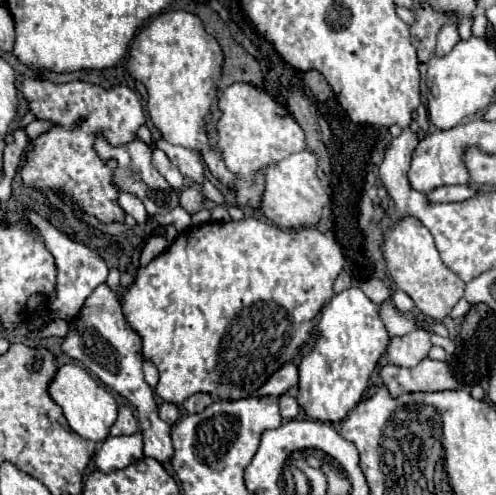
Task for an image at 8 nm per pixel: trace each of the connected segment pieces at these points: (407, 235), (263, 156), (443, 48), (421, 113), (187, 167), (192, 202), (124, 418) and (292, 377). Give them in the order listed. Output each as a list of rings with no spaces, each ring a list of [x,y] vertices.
[[[412,216],[402,218],[398,226],[384,238],[382,250],[384,250],[388,272],[394,278],[396,286],[414,300],[416,308],[424,316],[432,320],[442,320],[452,312],[456,302],[464,296],[464,282],[450,268],[444,266],[434,246],[432,234],[418,218]]]
[[[246,82],[228,86],[220,96],[218,106],[222,110],[222,118],[218,122],[218,146],[222,148],[222,160],[228,170],[238,174],[236,200],[238,204],[256,208],[262,194],[262,176],[258,174],[258,168],[304,150],[304,132],[294,116],[274,102],[272,96]]]
[[[444,24],[438,32],[438,46],[436,46],[436,54],[444,56],[452,50],[452,46],[456,46],[456,42],[460,40],[458,30],[454,24]]]
[[[420,104],[420,108],[418,108],[418,126],[420,126],[420,130],[418,130],[418,138],[422,140],[426,134],[428,134],[428,112],[426,112],[426,106],[424,104]]]
[[[158,140],[156,148],[164,150],[166,156],[172,160],[172,164],[178,166],[178,170],[182,172],[182,176],[190,178],[194,184],[202,184],[206,180],[200,156],[194,154],[192,150],[188,150],[184,146],[174,146],[174,144],[166,142],[166,140]]]
[[[194,186],[182,190],[182,194],[180,194],[180,206],[186,212],[190,212],[190,214],[200,212],[204,208],[204,196],[202,196],[202,192],[198,188],[194,188]]]
[[[120,406],[118,408],[118,418],[114,422],[114,426],[110,428],[110,436],[120,436],[120,434],[134,434],[138,430],[136,418],[132,414],[132,410],[128,406]]]
[[[288,362],[284,366],[280,366],[280,370],[276,374],[272,374],[272,378],[268,378],[268,382],[264,382],[264,386],[260,386],[260,390],[256,390],[256,396],[264,396],[264,394],[280,396],[296,384],[298,384],[298,368],[296,368],[296,364]]]

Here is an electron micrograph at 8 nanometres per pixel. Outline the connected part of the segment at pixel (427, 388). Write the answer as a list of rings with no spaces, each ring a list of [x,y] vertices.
[[[424,358],[414,368],[402,368],[394,364],[386,364],[380,370],[384,384],[390,394],[398,398],[404,392],[436,392],[436,390],[456,390],[460,382],[456,382],[452,374],[452,366],[446,360]]]

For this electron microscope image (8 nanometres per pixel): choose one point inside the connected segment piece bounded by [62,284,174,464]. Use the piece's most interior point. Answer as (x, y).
(105, 344)

